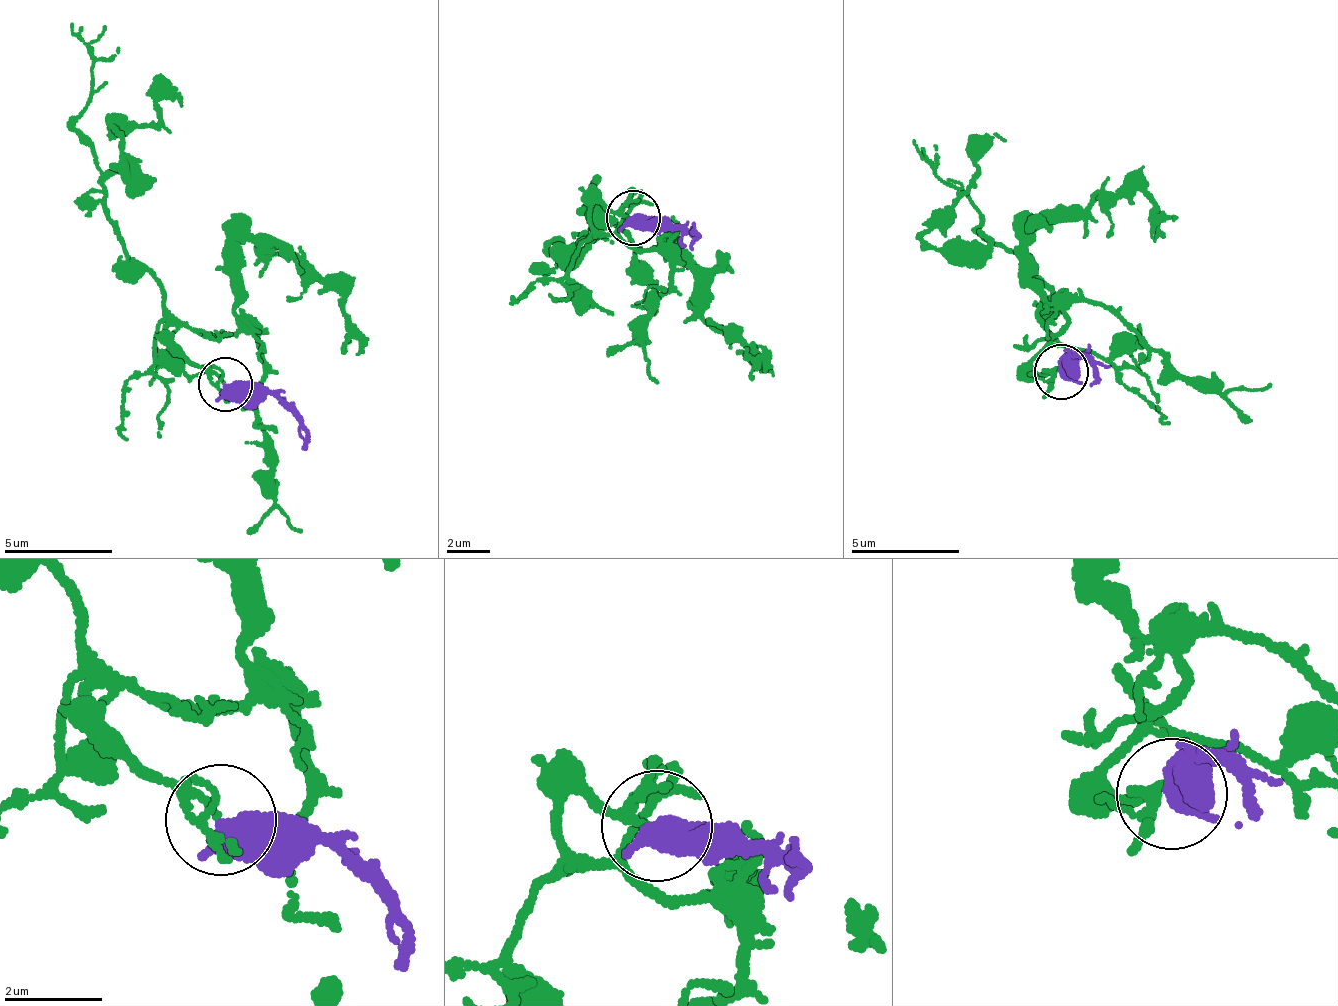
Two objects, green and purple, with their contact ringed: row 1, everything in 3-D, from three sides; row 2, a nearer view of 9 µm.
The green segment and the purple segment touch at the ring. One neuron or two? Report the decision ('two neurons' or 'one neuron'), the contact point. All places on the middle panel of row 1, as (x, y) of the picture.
one neuron; at (633, 217)

